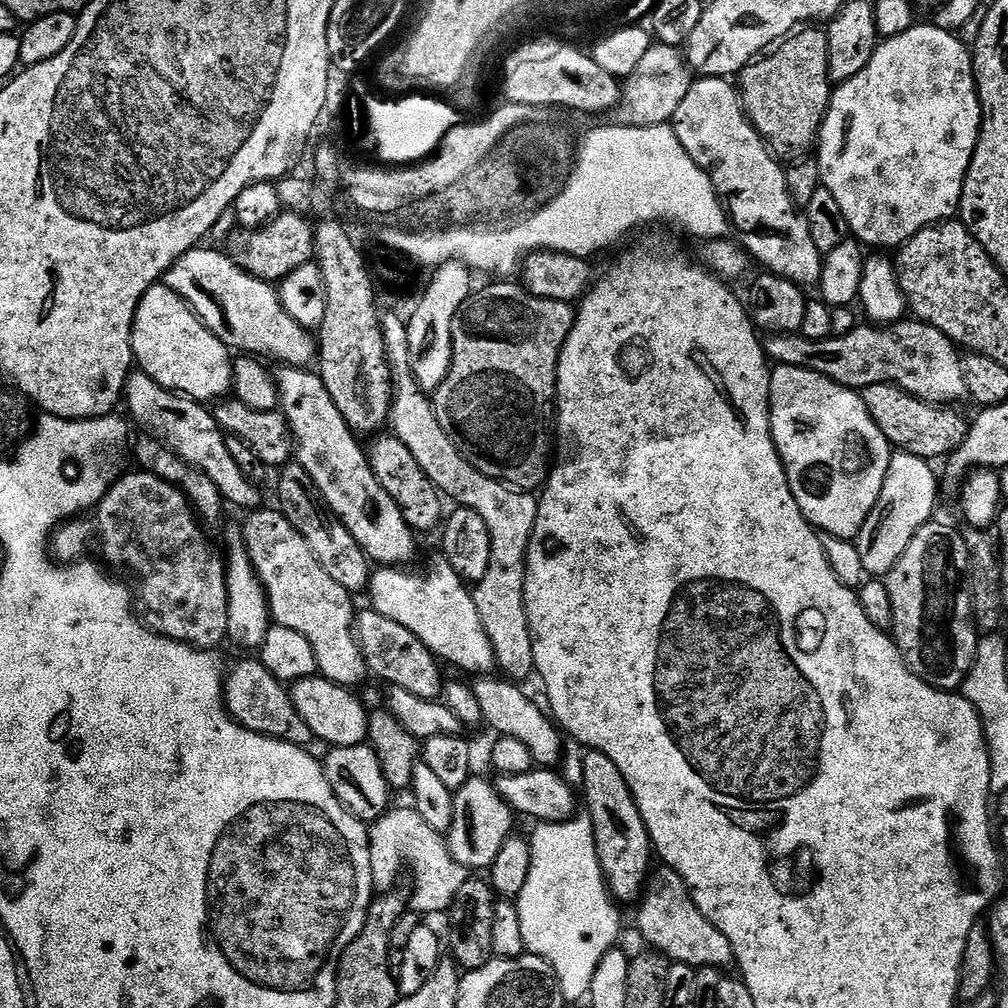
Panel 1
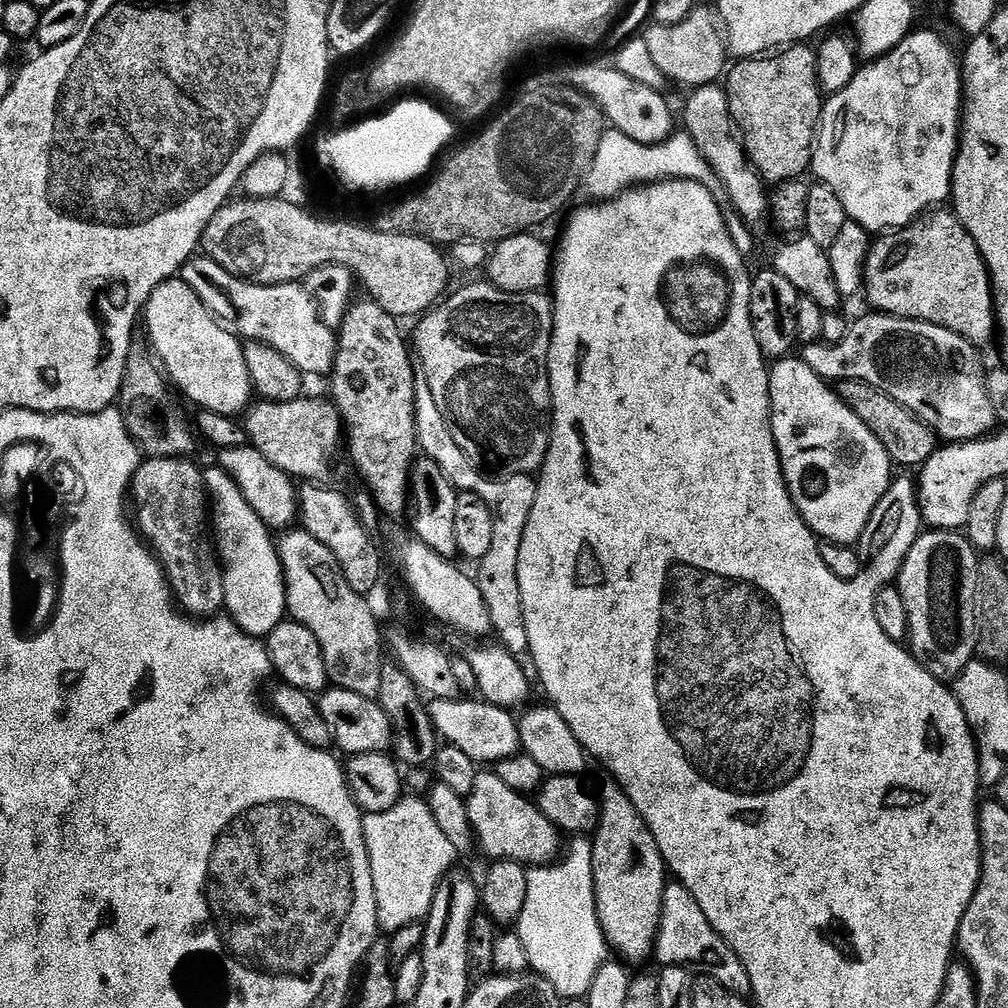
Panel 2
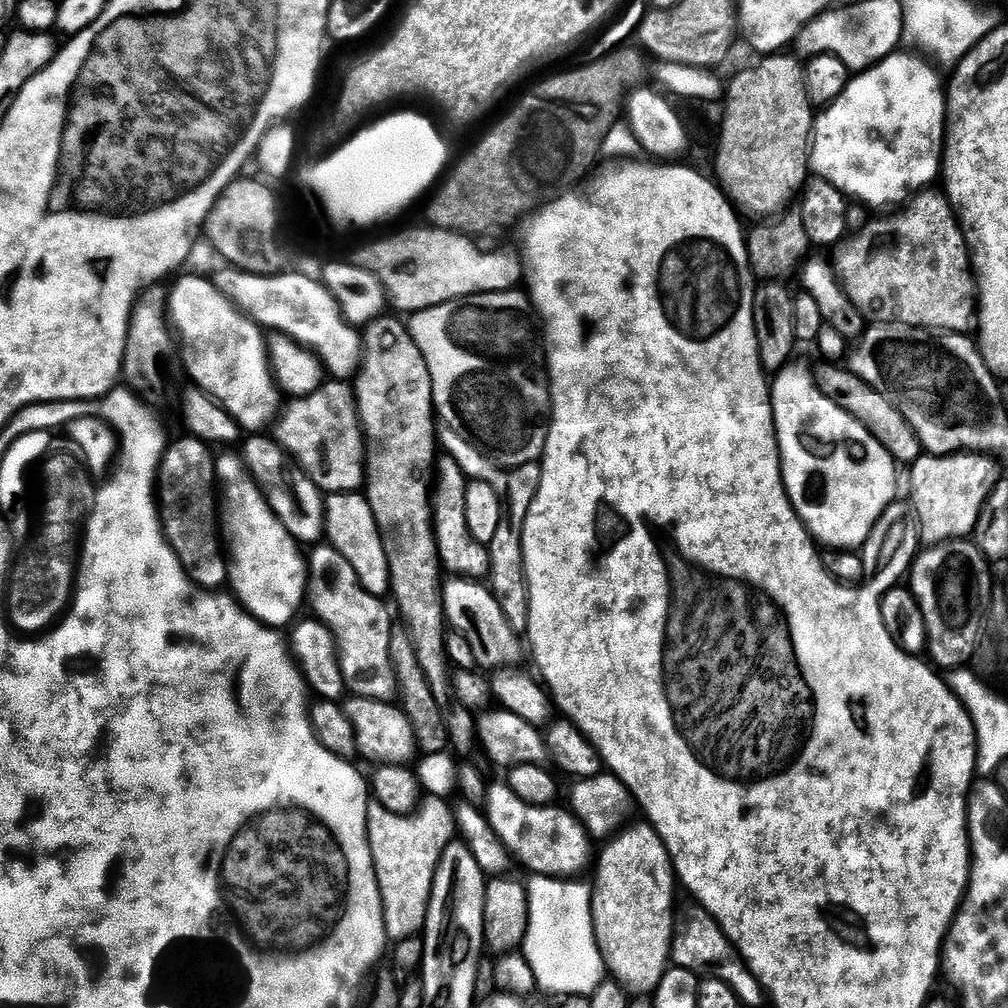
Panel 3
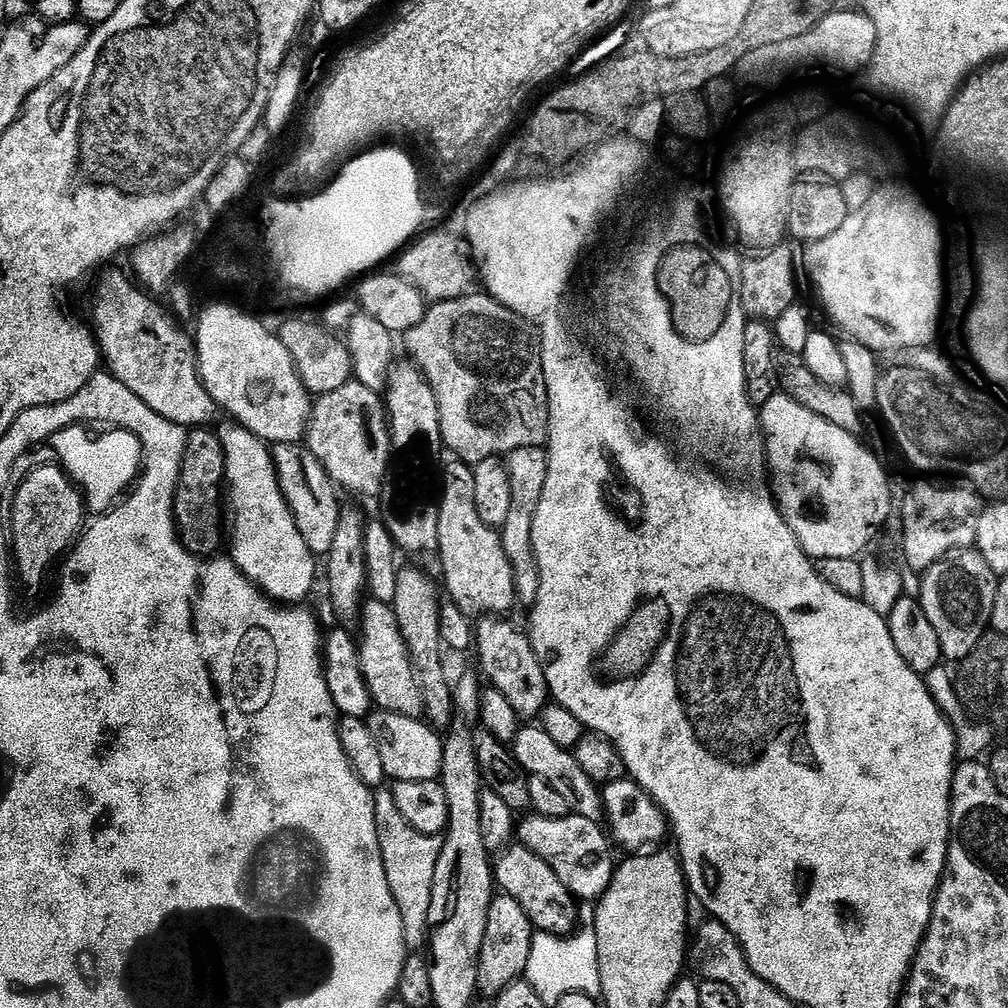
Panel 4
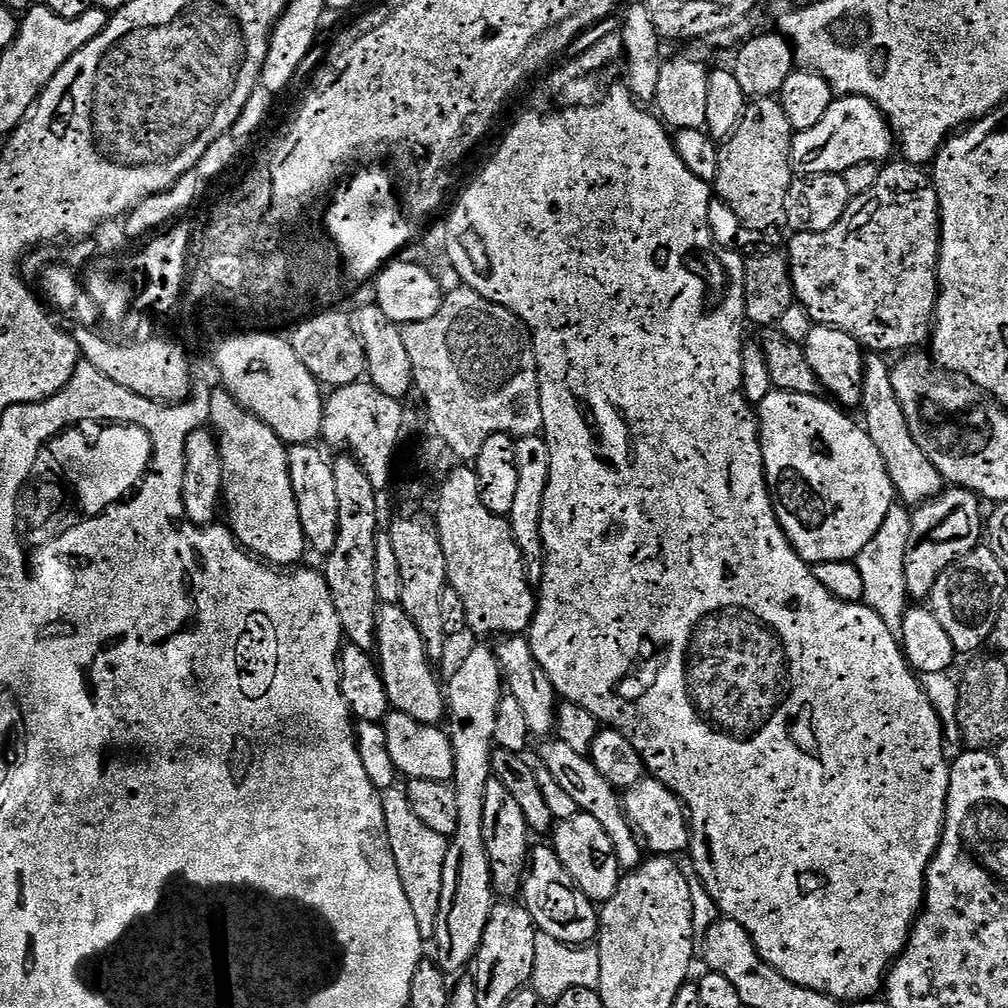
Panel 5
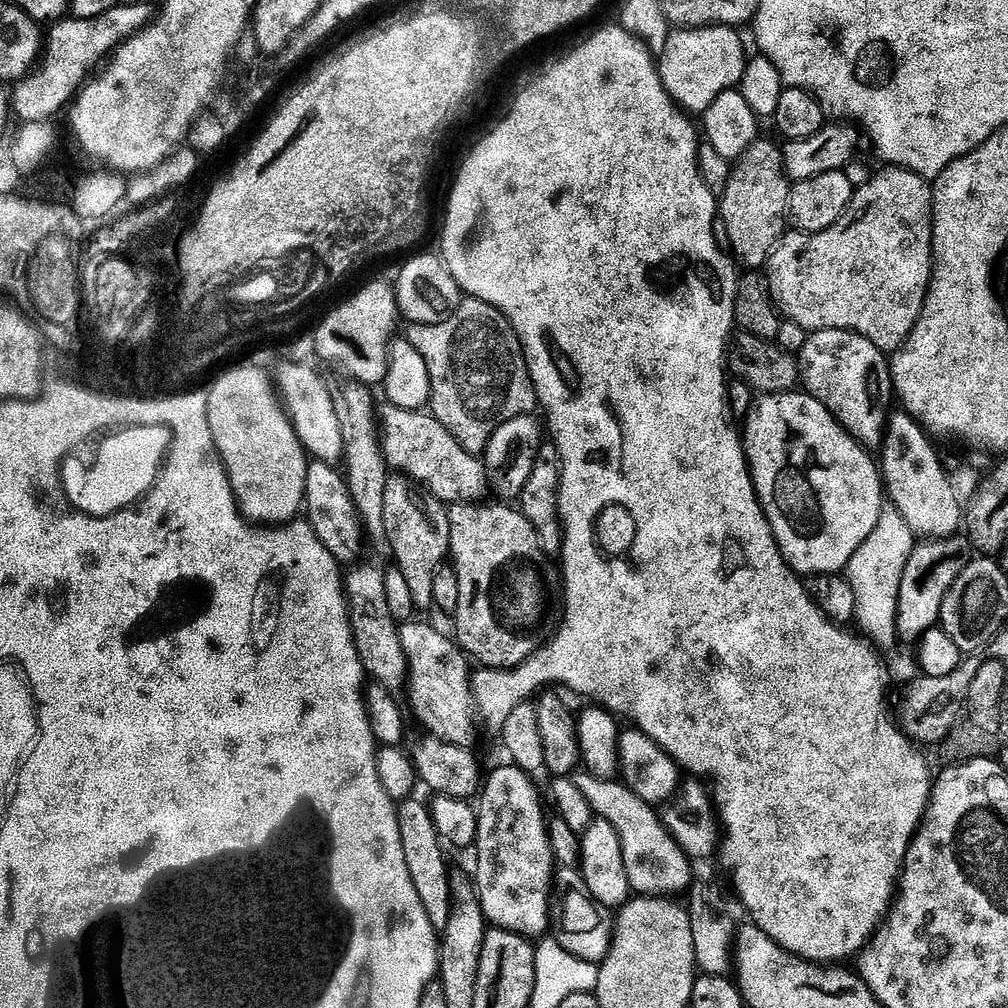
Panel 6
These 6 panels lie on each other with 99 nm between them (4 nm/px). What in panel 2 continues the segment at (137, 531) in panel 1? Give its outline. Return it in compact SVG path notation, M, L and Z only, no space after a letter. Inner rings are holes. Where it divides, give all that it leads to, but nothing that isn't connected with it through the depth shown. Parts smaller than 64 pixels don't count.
M188 458L145 459L134 474L130 496L136 499L136 508L140 511L135 520L139 535L147 541L164 568L164 575L172 585L175 603L193 618L212 618L219 613L216 611L224 608L224 569L210 531L209 481L204 480L199 466L192 463L196 462Z

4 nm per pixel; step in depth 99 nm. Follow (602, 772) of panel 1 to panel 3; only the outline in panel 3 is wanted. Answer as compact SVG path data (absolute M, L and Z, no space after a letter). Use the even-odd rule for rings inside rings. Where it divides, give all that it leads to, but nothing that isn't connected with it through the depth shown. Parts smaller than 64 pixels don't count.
M647 822L635 824L621 831L615 838L609 839L601 847L605 847L601 852L599 849L598 859L595 861L595 864L597 863L596 884L591 885L592 921L598 950L602 954L604 967L610 973L611 979L629 993L652 994L655 993L670 967L674 931L672 911L676 908L678 877L672 866L672 855L666 850L664 840L658 835L656 829Z

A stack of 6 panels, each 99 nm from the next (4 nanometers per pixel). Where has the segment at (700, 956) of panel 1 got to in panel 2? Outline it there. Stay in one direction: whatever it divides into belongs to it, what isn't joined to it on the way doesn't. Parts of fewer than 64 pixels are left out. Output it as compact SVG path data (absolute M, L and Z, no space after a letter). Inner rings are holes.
M668 882L664 885L664 901L660 929L656 932L654 956L661 960L664 968L695 970L699 975L722 982L726 990L737 992L740 996L747 997L752 991L746 966L742 966L738 954L734 954L732 947L718 935L714 926L710 926L710 918L702 914L702 906L698 906L694 894L690 894L688 887L682 883Z

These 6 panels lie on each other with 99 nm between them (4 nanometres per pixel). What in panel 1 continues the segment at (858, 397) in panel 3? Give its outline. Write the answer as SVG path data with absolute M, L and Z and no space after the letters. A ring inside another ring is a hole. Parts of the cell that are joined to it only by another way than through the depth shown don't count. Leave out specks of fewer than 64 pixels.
M893 384L866 386L862 395L870 418L874 418L882 434L886 434L893 449L909 452L910 455L916 455L929 462L937 462L936 460L943 461L951 456L964 444L970 424L967 419L964 421L962 413L952 409L955 407L928 404Z

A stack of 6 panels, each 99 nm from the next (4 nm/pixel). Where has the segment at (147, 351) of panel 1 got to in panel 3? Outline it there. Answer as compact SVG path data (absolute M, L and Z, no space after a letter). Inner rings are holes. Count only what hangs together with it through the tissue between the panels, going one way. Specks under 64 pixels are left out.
M199 274L184 276L171 286L167 311L184 343L184 364L192 375L191 383L223 407L241 429L249 428L249 433L256 434L268 423L269 427L281 411L282 393L270 367L260 325L237 310L211 279Z

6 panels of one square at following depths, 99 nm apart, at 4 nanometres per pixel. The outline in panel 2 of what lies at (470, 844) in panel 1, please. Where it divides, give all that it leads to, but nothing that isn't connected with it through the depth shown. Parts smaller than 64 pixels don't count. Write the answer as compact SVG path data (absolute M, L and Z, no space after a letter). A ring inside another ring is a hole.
M477 771L474 790L467 796L466 803L475 843L489 856L487 858L489 861L517 860L519 864L525 866L547 866L561 855L562 833L560 829L554 827L550 819L543 816L537 805L527 795L510 790L510 786L506 786L506 782L502 782L502 778L498 778L495 771Z

